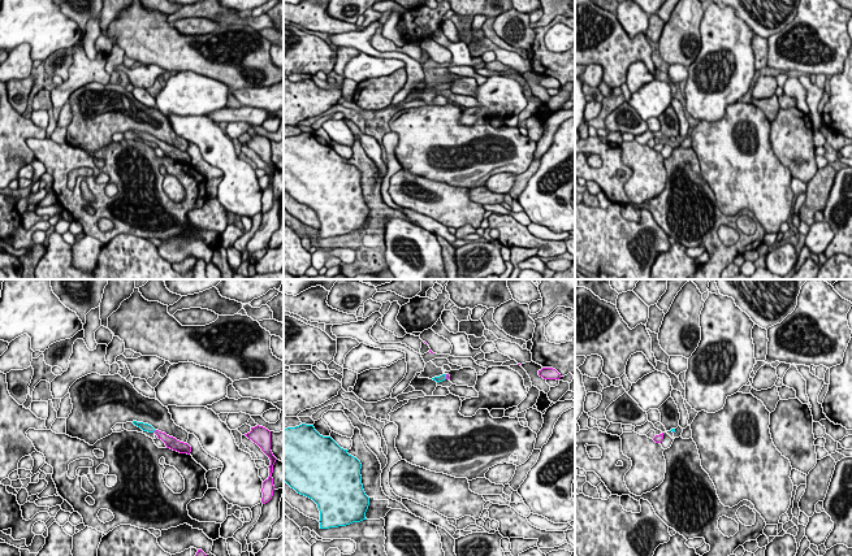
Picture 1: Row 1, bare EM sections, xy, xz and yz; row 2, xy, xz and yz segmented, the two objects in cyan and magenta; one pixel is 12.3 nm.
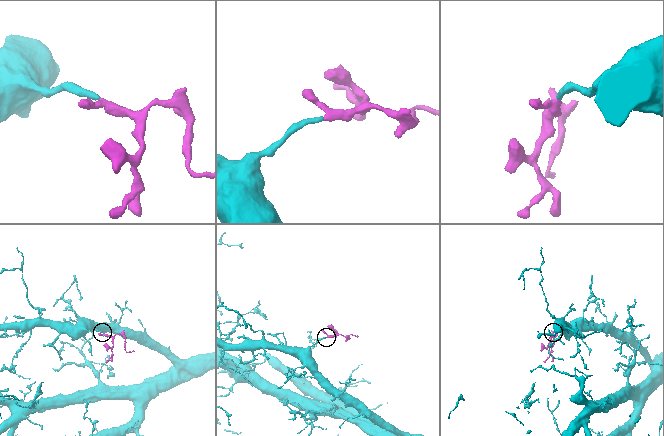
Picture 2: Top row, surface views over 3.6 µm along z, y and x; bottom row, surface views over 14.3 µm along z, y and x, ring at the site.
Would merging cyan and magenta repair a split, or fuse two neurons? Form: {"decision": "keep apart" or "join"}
{"decision": "join"}

